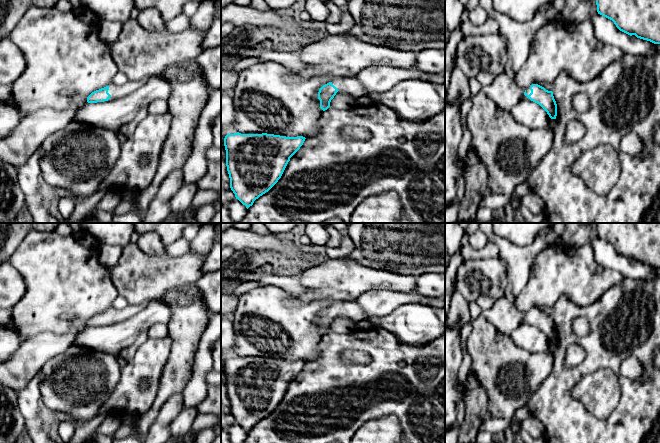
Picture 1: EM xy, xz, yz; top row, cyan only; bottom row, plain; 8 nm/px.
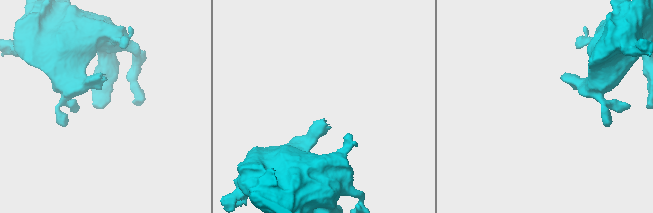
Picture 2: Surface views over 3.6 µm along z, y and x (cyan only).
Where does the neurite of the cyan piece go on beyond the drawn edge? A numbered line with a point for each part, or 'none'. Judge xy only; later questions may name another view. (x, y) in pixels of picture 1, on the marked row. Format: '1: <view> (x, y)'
1: xy (189, 93)

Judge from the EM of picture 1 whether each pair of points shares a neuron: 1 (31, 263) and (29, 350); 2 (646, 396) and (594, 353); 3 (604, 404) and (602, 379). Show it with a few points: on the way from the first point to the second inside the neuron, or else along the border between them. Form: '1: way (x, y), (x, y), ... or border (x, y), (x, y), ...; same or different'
1: border (52, 332), (39, 332), (26, 338); different
2: way (614, 422), (589, 425), (565, 401), (566, 385); same
3: way (602, 398), (602, 385); same

